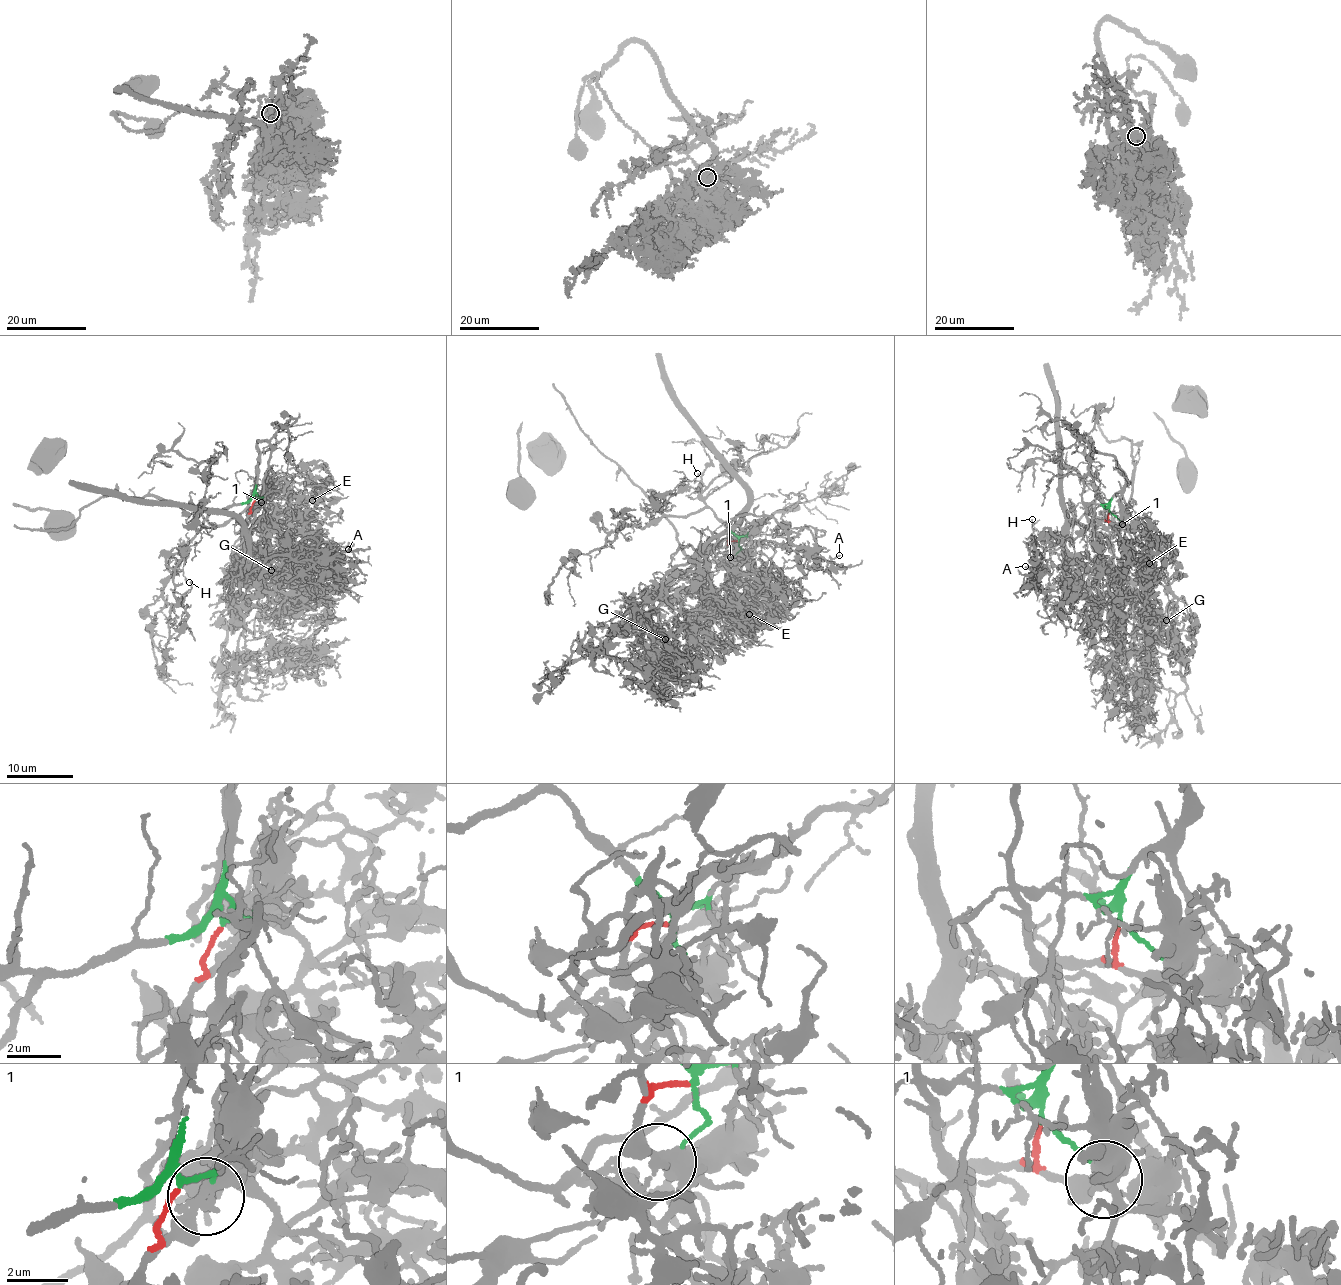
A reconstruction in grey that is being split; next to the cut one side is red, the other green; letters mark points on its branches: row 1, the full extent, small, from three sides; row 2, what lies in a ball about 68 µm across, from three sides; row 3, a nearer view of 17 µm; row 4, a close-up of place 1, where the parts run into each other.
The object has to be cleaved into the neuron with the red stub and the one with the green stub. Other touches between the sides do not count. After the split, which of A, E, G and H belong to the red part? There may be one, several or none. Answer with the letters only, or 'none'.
A, E, G

